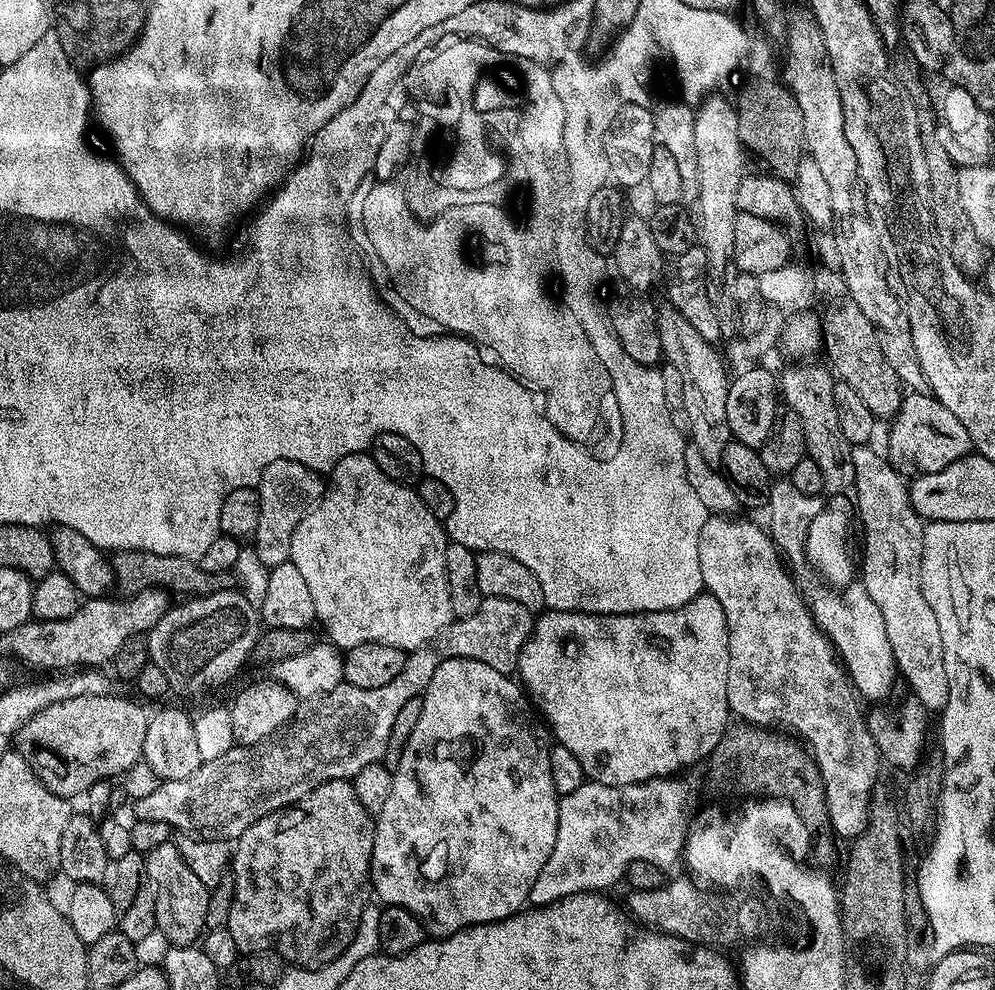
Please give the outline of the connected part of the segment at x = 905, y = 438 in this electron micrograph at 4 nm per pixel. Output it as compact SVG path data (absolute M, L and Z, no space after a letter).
M924 390L909 391L901 399L900 409L891 417L889 424L892 425L888 428L886 459L897 472L908 478L934 474L973 451L966 426L962 426L962 422L958 422L942 402Z

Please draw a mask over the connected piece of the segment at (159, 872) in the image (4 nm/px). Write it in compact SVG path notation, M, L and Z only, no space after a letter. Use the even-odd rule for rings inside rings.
M174 842L163 844L146 853L146 870L156 895L156 926L169 945L192 946L201 939L208 920L208 896L210 889L186 866L182 850Z

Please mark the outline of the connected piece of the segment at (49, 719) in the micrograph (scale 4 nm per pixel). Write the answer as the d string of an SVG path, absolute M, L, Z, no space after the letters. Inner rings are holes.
M115 694L66 698L66 702L54 702L54 706L46 706L46 710L34 714L34 718L30 718L16 731L14 751L26 758L46 790L65 798L83 797L90 786L94 786L94 782L123 777L130 766L141 763L148 717L149 713L143 712L134 701Z

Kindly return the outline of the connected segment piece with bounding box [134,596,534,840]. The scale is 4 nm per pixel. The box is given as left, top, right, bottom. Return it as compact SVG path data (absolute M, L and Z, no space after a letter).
M493 596L481 599L474 614L453 619L435 641L434 647L425 646L407 653L402 670L398 678L394 678L394 682L386 682L386 686L377 688L342 683L324 696L303 701L297 707L292 721L275 736L260 743L233 745L221 757L200 763L194 774L181 780L161 780L158 790L153 790L146 798L134 801L135 819L166 822L173 830L195 830L200 834L219 834L221 837L235 840L260 818L296 804L307 792L314 791L318 786L332 780L351 780L358 774L358 770L362 770L362 766L381 763L386 754L386 742L390 742L390 729L394 726L398 710L402 710L402 706L406 706L410 698L423 696L430 686L430 678L434 678L434 670L438 670L442 657L470 658L486 662L486 666L494 666L494 670L499 672L515 673L520 663L520 651L530 638L533 623L533 612L526 610L526 606L518 602Z

